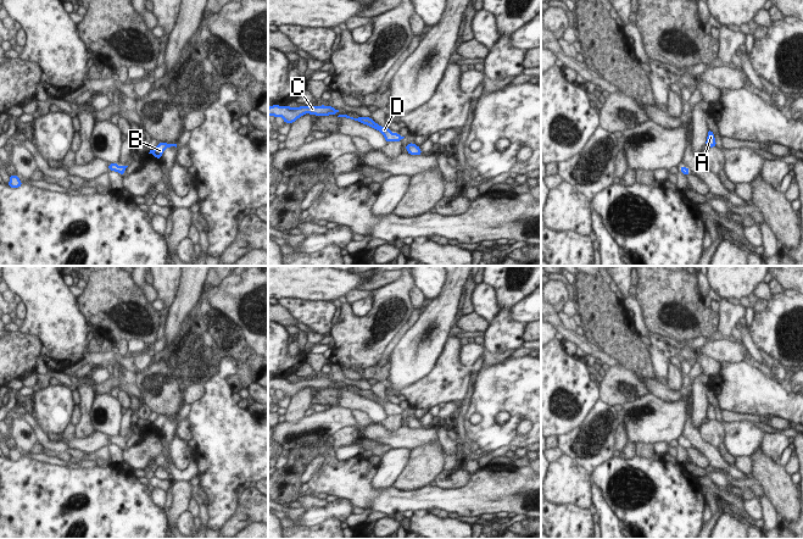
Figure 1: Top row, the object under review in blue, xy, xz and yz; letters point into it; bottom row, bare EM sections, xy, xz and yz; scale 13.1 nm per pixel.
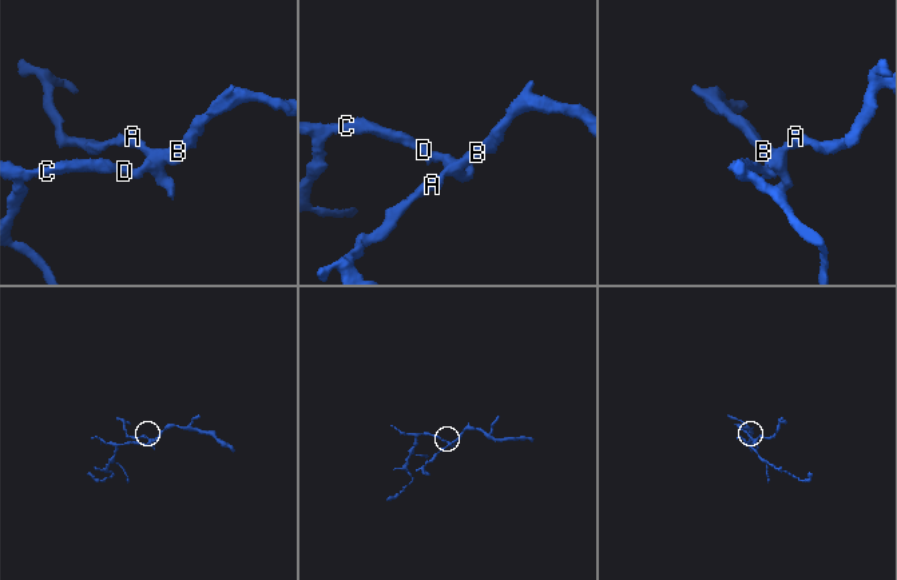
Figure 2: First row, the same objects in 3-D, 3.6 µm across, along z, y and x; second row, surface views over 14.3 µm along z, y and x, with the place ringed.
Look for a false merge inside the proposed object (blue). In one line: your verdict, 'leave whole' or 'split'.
leave whole

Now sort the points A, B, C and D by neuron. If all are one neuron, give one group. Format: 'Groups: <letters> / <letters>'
Groups: A B C D.

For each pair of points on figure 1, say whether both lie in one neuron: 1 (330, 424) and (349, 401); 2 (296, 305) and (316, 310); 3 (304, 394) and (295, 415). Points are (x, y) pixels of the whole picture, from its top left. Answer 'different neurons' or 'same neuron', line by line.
1: different neurons
2: same neuron
3: same neuron

